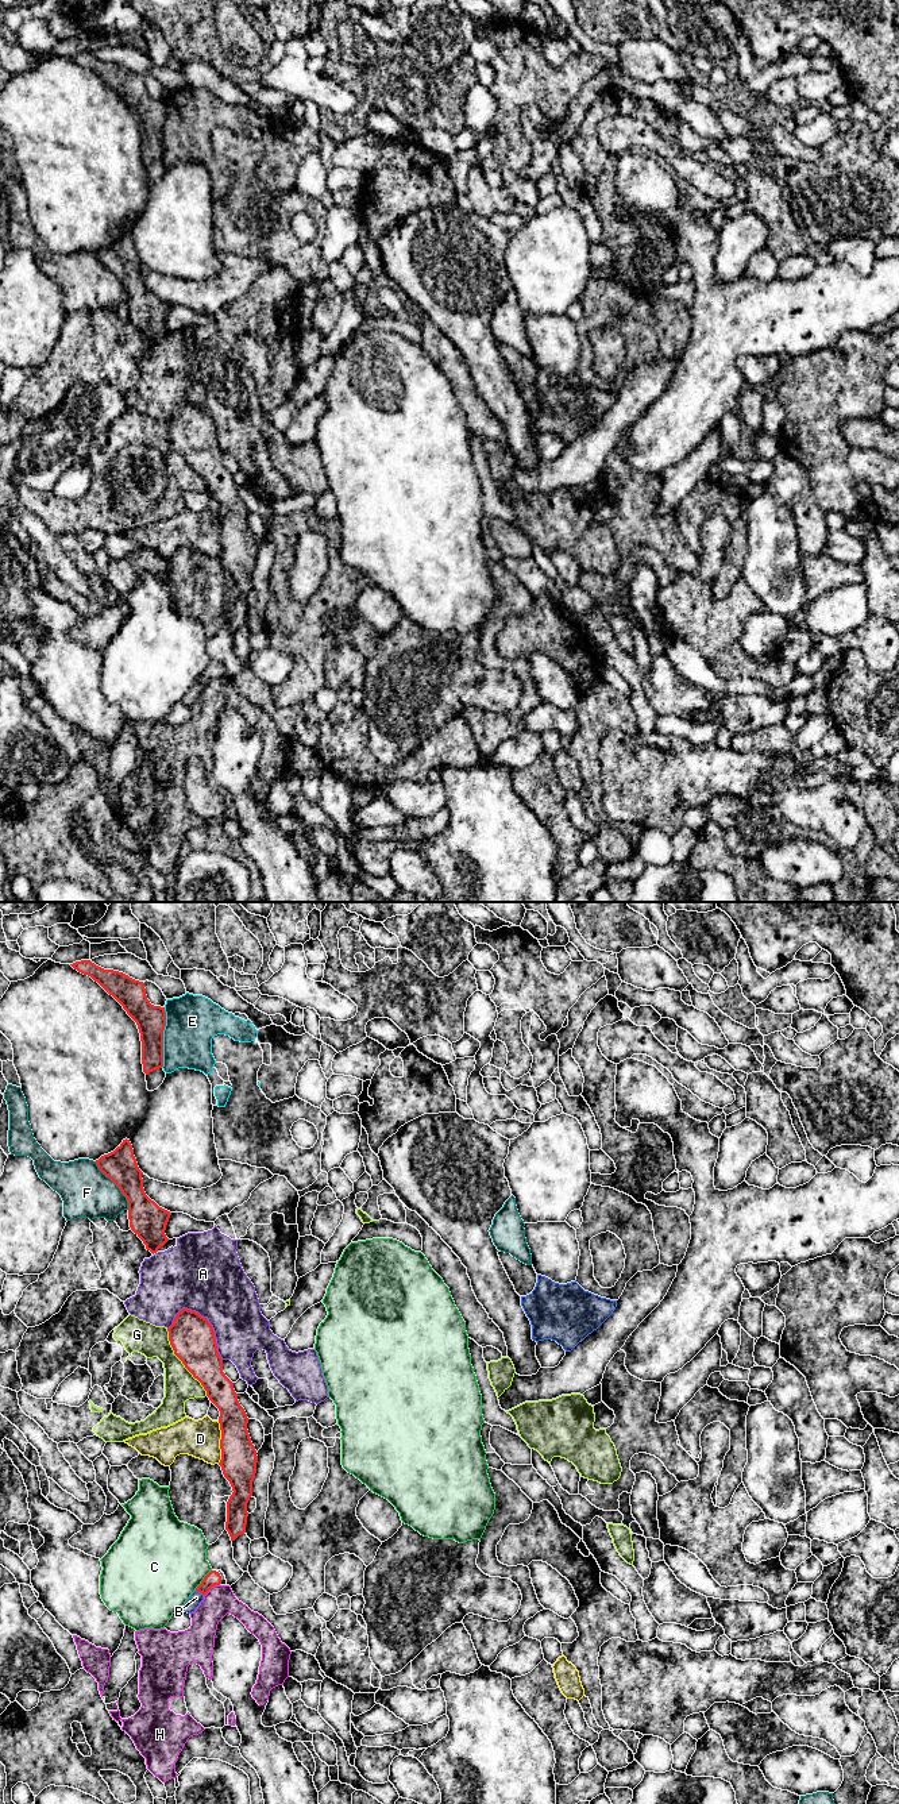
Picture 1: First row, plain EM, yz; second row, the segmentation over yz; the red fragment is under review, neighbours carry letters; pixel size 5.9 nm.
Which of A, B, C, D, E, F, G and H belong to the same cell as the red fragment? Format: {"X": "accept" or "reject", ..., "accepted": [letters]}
{"A": "reject", "B": "accept", "C": "reject", "D": "reject", "E": "reject", "F": "reject", "G": "reject", "H": "reject", "accepted": ["B"]}

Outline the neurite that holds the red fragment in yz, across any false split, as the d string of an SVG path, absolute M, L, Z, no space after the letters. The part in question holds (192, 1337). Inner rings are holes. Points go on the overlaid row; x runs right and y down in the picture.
M182 1308L167 1329L174 1354L197 1379L219 1408L220 1449L224 1477L232 1487L227 1502L225 1530L231 1541L246 1533L247 1503L252 1496L258 1456L251 1442L248 1418L238 1400L234 1383L223 1372L212 1325L198 1312Z

